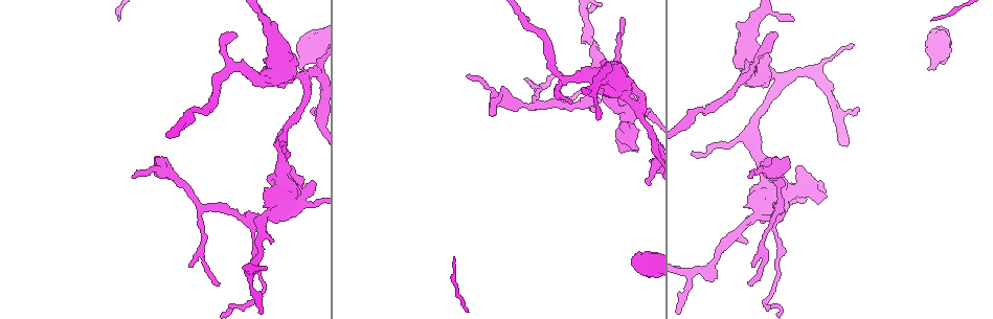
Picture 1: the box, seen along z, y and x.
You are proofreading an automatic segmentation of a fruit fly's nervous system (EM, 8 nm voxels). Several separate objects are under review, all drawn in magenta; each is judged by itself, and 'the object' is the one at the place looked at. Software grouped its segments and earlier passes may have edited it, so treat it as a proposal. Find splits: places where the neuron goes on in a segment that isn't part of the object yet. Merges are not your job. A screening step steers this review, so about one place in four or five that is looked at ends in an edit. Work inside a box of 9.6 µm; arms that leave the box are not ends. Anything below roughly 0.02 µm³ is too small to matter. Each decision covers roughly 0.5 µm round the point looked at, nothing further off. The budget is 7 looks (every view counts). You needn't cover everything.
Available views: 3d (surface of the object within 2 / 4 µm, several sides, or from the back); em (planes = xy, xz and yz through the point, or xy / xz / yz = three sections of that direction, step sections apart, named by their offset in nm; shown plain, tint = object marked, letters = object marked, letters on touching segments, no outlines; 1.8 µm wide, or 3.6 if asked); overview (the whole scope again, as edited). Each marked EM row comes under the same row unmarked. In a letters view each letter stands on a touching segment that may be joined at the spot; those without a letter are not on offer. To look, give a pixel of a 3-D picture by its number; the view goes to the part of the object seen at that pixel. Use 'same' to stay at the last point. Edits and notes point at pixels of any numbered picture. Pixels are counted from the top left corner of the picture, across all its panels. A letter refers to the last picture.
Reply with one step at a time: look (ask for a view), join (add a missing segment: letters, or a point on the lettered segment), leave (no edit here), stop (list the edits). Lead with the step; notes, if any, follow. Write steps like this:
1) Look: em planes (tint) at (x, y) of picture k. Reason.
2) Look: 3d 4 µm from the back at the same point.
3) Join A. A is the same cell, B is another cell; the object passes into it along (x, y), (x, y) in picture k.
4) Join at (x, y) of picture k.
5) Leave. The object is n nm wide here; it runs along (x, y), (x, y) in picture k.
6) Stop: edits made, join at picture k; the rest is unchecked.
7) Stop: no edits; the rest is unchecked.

Look: em 3.6 µm planes (letters) at (751, 136) of picture 1. Arms part here.

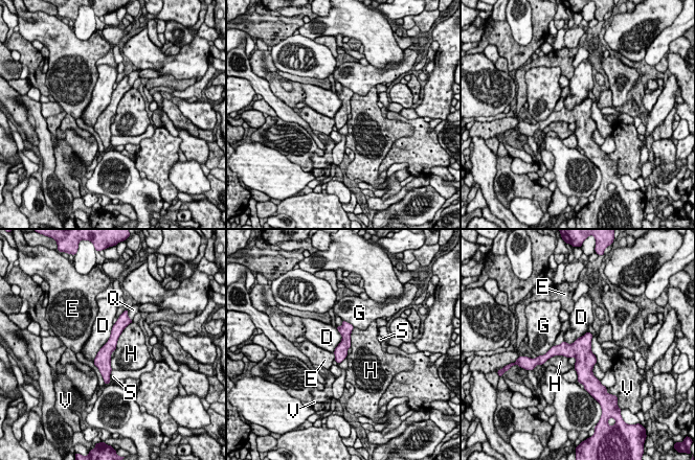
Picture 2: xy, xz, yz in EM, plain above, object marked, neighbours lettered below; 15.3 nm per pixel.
Leave. The object is 200 nm wide here; D, E, G, H, Q, S and V are other cells; no lettered segment goes on from it.

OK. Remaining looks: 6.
Look: 3d 4 µm from the back at (158, 161) of picture 1. Branch stops here.

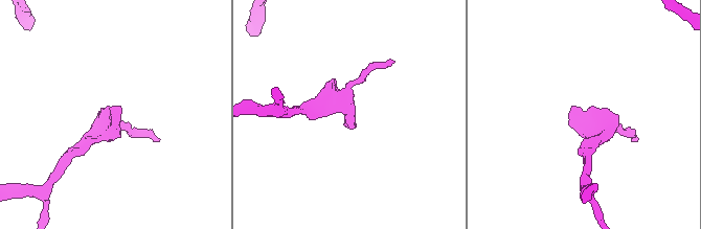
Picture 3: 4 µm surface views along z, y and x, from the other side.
Look: em xy step 16 (letters) at (571, 110) of picture 3.

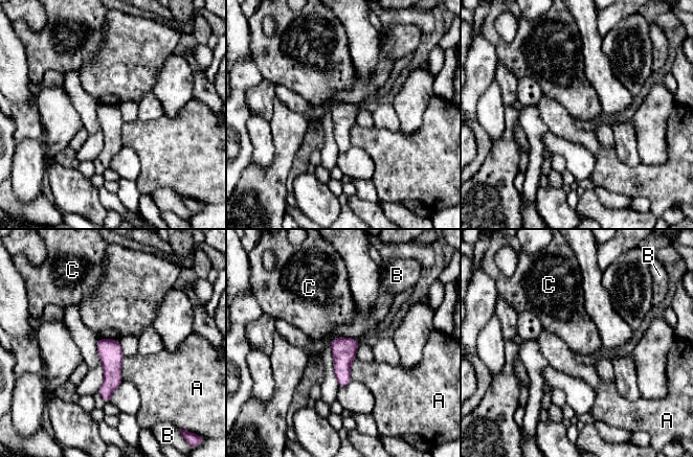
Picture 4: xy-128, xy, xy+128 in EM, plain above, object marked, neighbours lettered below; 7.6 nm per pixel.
Leave. The longest contact is with A, 190 nm; A, B and C are other cells; it runs along (101, 341), (110, 351), (107, 400) in picture 4; none of them fits.

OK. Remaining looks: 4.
Look: 3d 2 µm at (301, 69) of picture 1. Branch stops here.

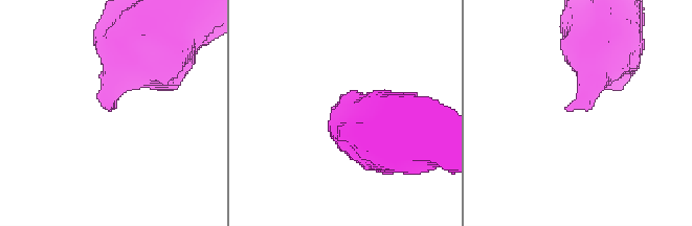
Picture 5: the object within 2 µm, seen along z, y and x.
Look: em planes (letters) at (112, 108) of picture 5.

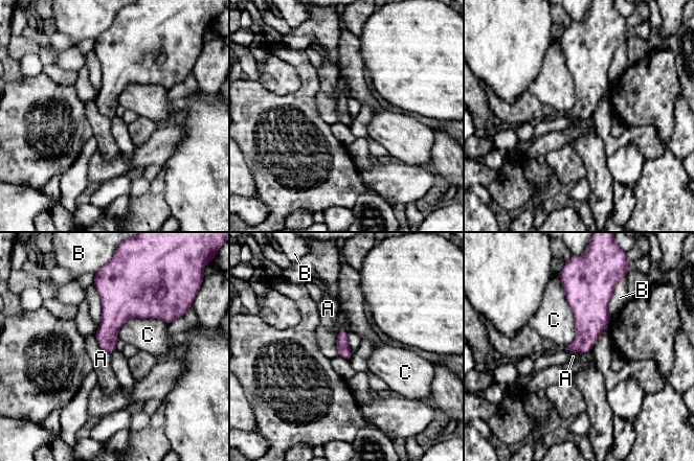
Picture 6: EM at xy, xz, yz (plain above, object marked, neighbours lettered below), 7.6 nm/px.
Leave. A, B and C are other cells; a border runs along (93, 336), (97, 343), (110, 353) in picture 6; no lettered segment goes on from it.

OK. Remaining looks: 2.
Stop: no edits; the rest is unchecked.

